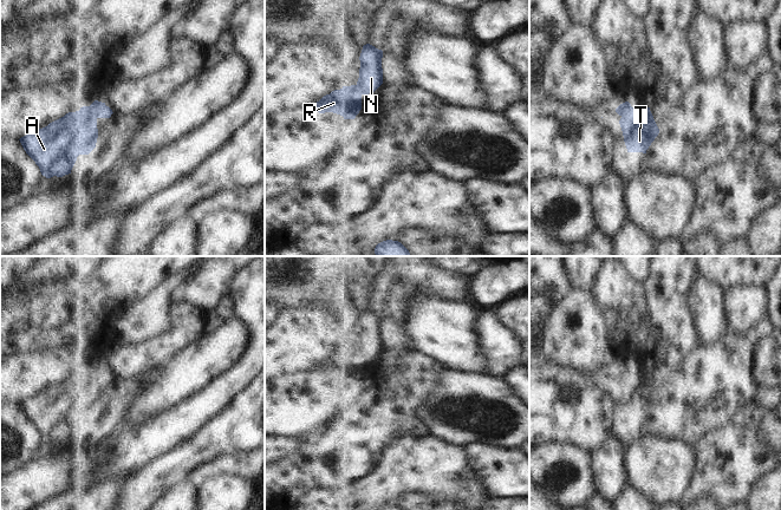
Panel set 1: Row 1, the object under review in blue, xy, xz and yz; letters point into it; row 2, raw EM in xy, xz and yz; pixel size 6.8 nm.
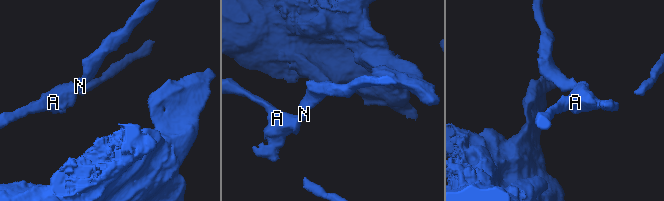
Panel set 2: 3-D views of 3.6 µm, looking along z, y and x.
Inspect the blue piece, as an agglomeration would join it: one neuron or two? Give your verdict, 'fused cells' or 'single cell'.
single cell

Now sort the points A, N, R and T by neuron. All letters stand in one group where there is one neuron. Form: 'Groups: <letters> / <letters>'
Groups: A N R T

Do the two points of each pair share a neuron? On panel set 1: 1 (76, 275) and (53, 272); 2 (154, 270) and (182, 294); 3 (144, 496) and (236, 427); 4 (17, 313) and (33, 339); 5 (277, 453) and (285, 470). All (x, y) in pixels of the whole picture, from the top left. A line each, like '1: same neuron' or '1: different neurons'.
1: same neuron
2: different neurons
3: same neuron
4: same neuron
5: different neurons

